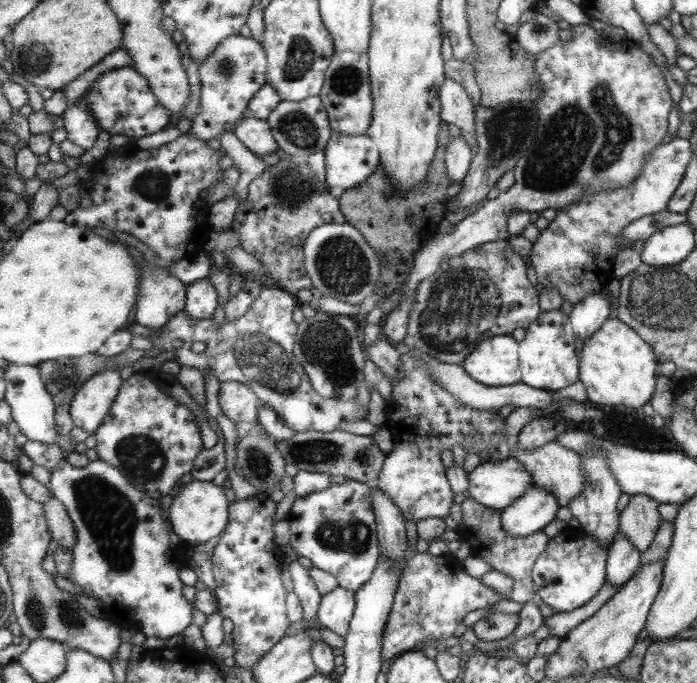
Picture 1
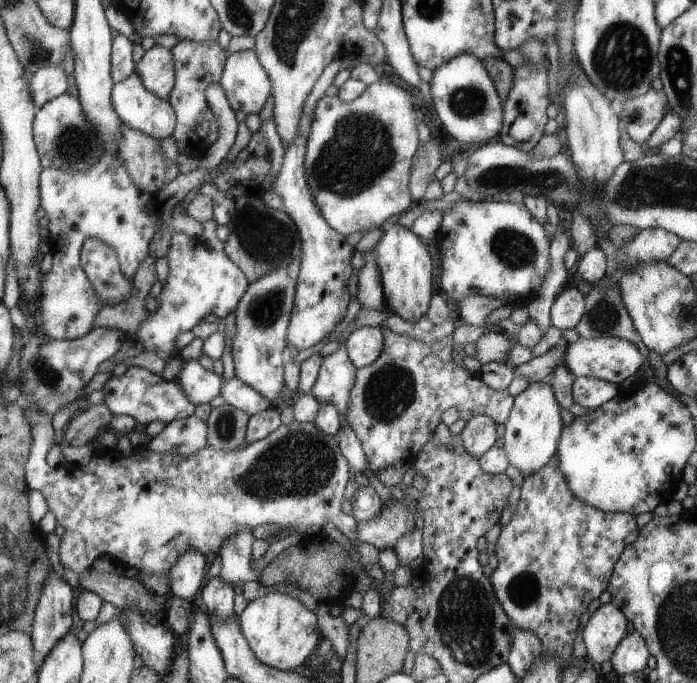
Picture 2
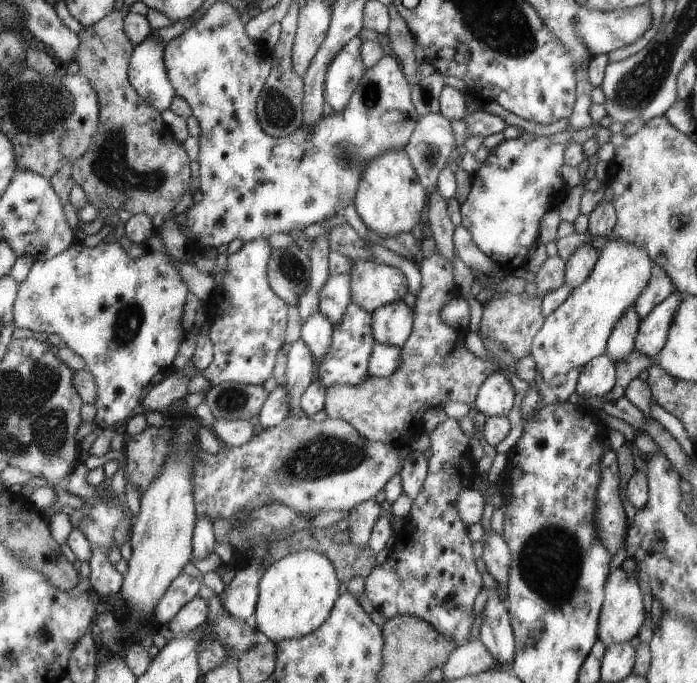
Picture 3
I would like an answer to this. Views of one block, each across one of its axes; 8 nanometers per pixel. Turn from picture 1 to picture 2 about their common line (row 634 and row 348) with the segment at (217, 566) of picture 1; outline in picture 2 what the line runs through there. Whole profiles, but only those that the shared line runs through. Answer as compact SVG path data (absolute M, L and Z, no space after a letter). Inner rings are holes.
M286 267L270 269L270 272L264 273L264 276L258 277L258 280L249 283L239 304L236 305L236 337L233 340L233 361L235 366L235 376L252 388L255 388L265 399L276 400L282 392L284 386L284 362L282 362L282 350L286 348L287 330L291 322L292 308L295 308L294 282L288 276Z

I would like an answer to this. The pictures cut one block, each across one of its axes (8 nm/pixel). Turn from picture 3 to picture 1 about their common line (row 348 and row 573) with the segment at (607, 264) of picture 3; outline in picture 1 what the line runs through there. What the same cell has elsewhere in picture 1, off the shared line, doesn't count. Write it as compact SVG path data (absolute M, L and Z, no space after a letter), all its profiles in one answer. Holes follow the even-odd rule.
M566 526L551 538L546 550L536 559L531 572L538 594L554 611L570 612L584 606L599 594L607 578L607 556L610 546L601 546L595 536Z

